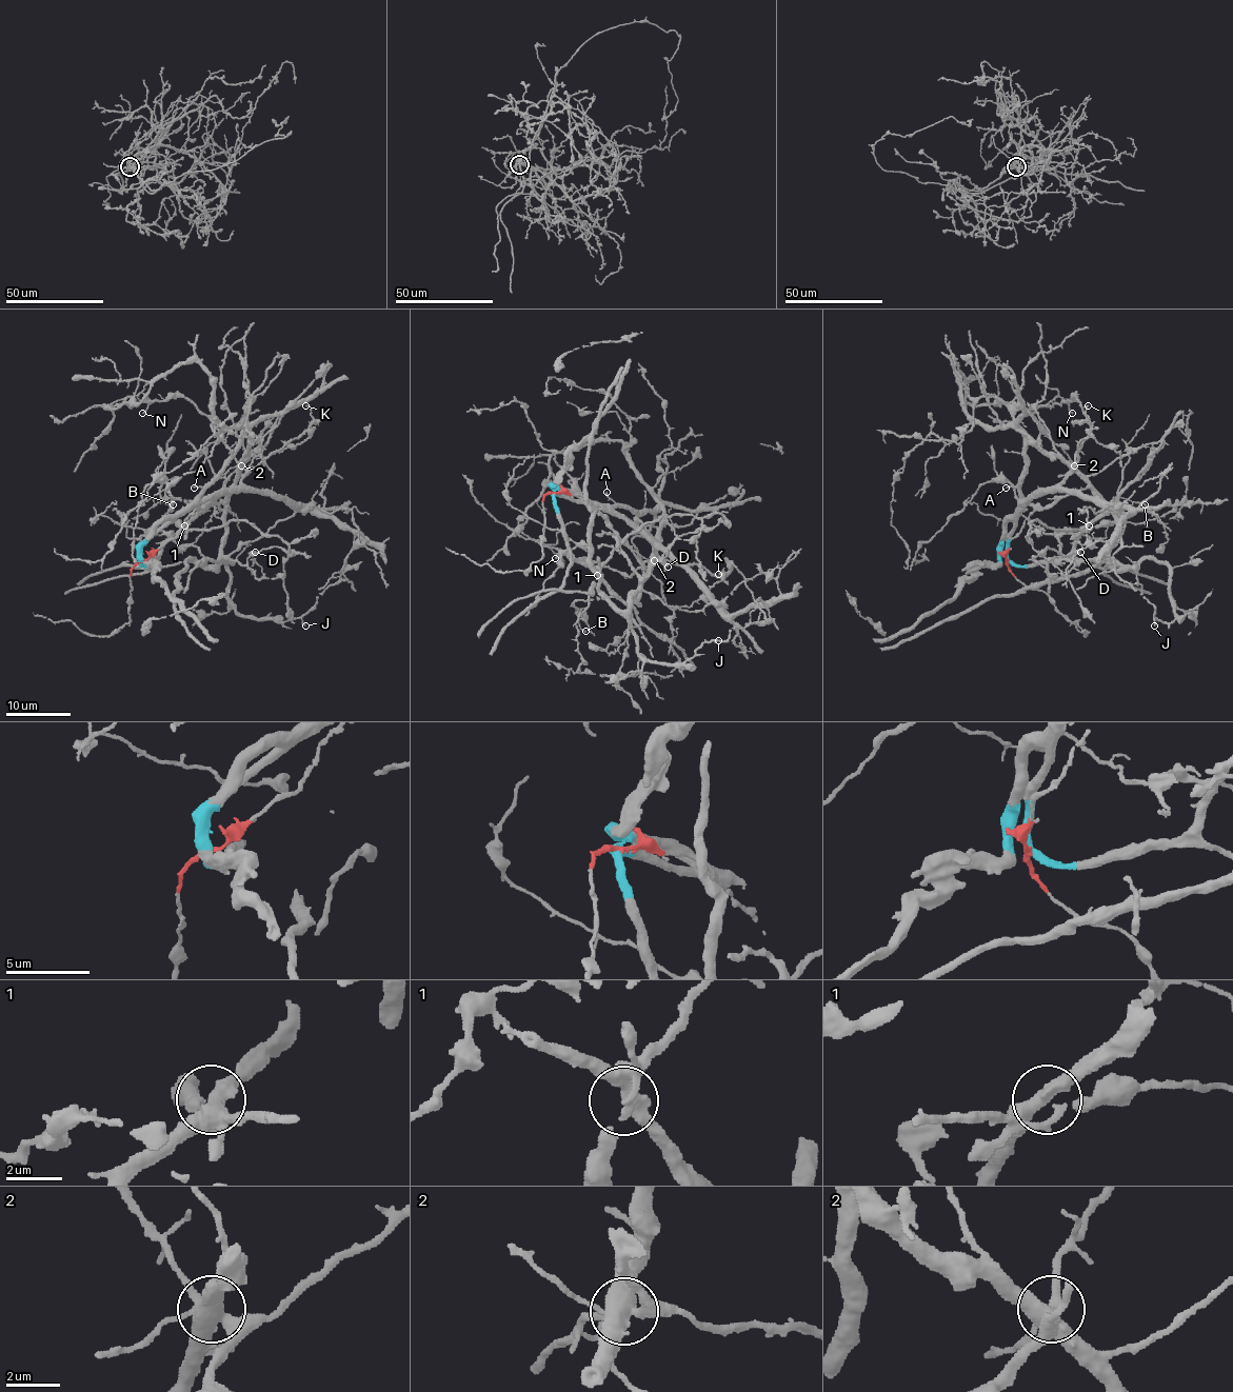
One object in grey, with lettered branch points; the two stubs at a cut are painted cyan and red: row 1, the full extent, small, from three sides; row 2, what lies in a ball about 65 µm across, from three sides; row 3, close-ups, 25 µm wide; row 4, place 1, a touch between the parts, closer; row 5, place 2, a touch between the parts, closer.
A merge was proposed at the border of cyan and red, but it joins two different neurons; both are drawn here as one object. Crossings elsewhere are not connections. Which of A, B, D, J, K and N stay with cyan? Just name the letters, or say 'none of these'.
A, B, K, N

